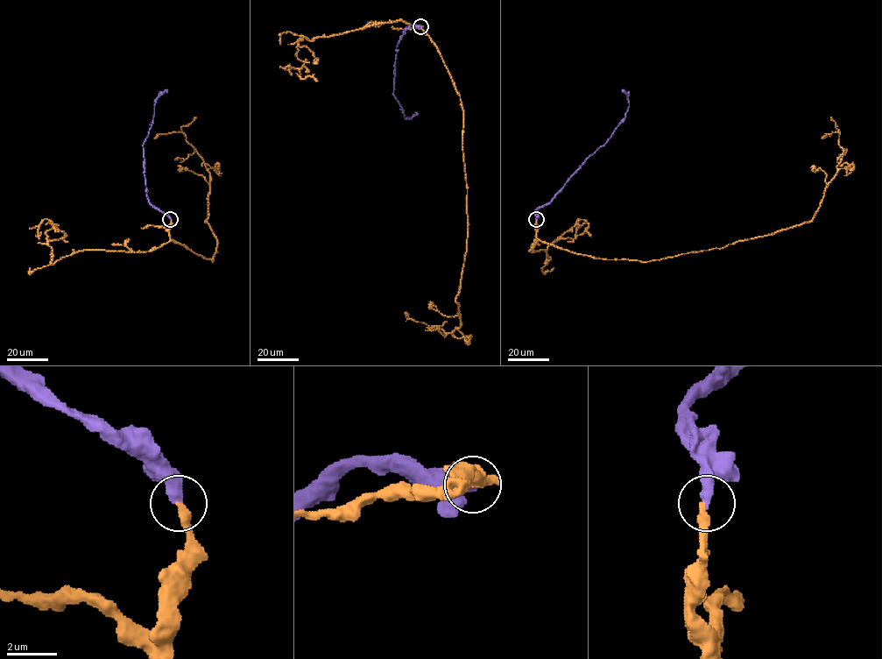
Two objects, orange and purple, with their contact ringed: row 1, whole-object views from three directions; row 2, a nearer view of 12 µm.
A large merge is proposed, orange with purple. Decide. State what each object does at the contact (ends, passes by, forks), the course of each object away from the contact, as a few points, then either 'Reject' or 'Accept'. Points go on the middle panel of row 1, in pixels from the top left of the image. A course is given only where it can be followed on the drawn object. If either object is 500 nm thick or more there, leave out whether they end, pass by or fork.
At the ring orange ends. At the ring purple ends. Course of orange: (420, 26), (439, 53), (463, 112), (468, 230), (456, 300), (461, 326), (446, 333), (405, 316). Course of purple: (420, 26), (410, 25), (399, 40), (393, 88), (393, 95), (405, 119), (418, 113). Accept

